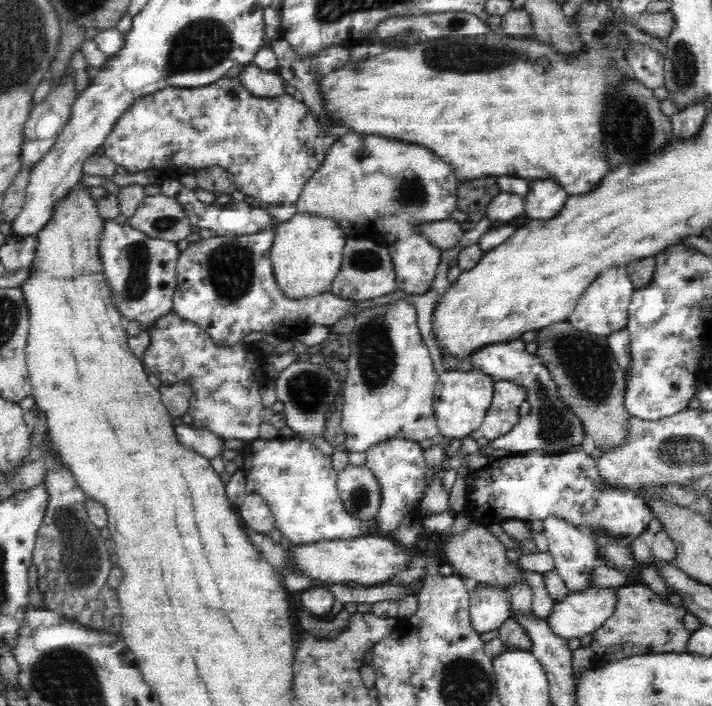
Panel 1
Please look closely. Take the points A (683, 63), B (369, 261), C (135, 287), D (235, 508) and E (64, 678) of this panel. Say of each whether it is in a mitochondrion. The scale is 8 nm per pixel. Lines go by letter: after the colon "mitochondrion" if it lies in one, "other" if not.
A: mitochondrion
B: mitochondrion
C: mitochondrion
D: other
E: mitochondrion

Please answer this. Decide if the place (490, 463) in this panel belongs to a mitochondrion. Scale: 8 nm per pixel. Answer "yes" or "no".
no

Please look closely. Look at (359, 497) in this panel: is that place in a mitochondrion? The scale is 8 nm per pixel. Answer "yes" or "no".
yes

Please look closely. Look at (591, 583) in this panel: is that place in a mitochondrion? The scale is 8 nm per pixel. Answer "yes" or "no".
no

